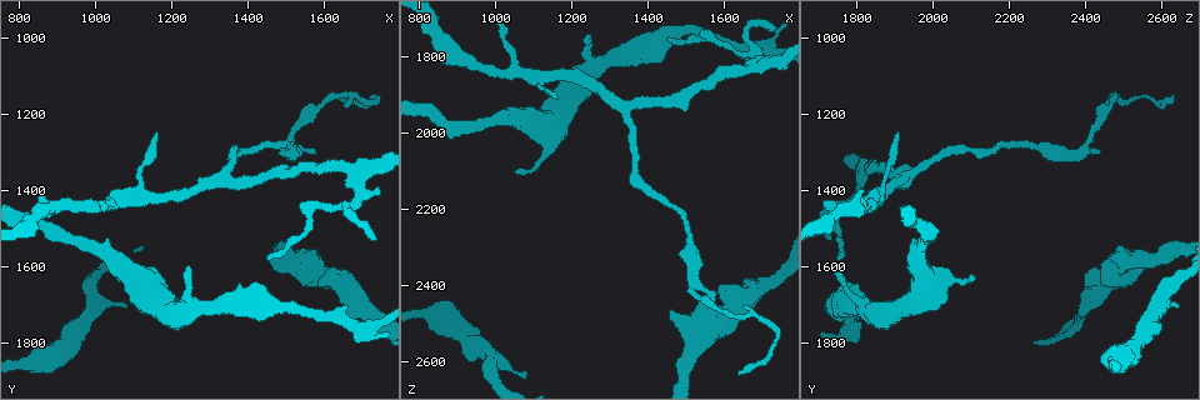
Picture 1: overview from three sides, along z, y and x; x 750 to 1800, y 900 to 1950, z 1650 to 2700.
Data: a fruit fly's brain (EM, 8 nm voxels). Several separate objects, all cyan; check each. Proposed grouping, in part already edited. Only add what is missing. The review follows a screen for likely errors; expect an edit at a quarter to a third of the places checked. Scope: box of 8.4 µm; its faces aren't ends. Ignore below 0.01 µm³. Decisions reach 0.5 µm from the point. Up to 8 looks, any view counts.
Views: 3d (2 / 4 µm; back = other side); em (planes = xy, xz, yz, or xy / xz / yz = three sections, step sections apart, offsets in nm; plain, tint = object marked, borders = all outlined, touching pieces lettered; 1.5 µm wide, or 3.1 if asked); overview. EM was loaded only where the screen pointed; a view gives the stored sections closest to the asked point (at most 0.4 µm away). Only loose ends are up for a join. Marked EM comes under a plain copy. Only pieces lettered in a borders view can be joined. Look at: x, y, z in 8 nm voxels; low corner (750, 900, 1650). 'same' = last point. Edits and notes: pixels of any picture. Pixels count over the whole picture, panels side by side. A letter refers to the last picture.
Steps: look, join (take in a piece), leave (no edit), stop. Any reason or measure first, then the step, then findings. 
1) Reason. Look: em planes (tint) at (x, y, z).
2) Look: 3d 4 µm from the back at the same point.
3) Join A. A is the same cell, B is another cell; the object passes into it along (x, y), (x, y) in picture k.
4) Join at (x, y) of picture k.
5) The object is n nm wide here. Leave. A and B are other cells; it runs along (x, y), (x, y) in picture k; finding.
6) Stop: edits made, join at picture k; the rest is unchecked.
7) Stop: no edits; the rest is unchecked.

Branch stops here. Look: 3d 4 µm at (1725, 1530, 1720).

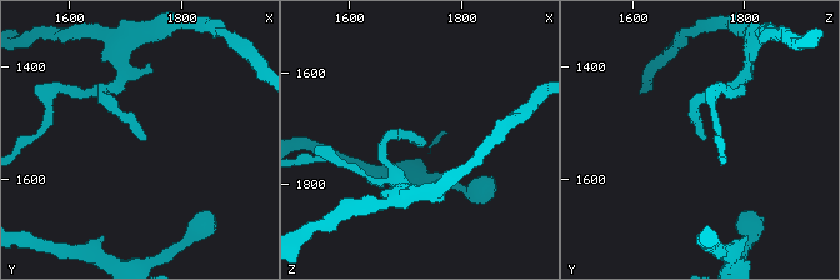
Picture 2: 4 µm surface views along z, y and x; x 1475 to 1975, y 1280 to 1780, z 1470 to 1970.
Now the EM. Look: em yz step 4 (tint) at (1735, 1530, 1725).

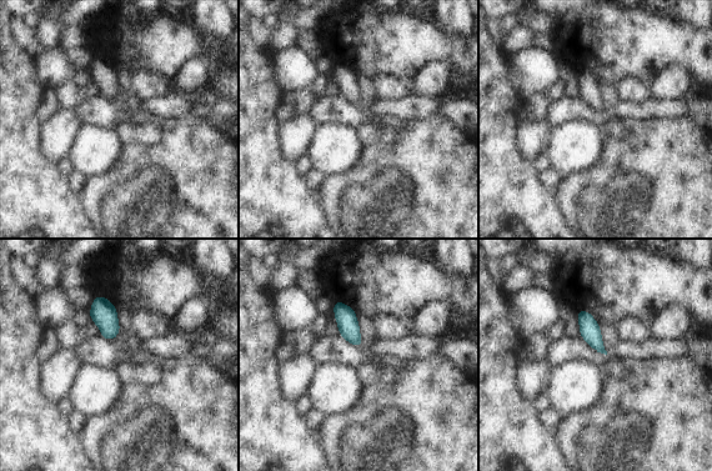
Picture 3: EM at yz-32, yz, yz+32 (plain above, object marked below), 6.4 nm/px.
Look: em planes (borders) at the same point.

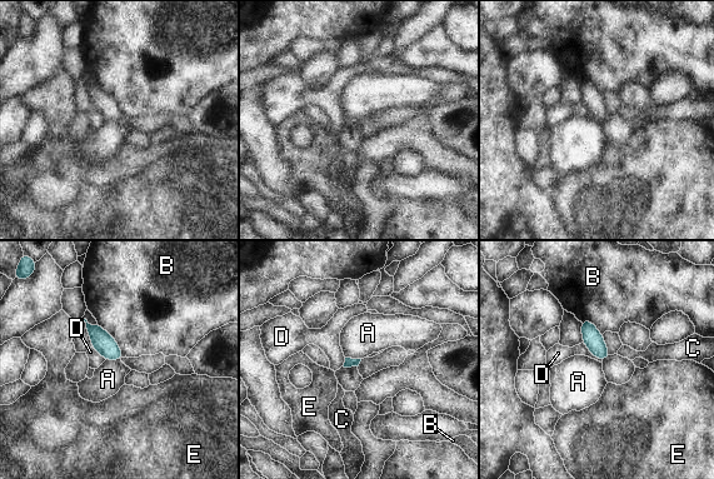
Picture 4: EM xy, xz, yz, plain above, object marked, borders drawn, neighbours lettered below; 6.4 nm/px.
The longest contact is with B, 280 nm. Leave. A, B, C, D and E are other cells; a border runs along (105, 359), (120, 360) in picture 4; none of them fits.

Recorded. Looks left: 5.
Branch stops here. Look: 3d 2 µm at (1250, 1605, 1745).

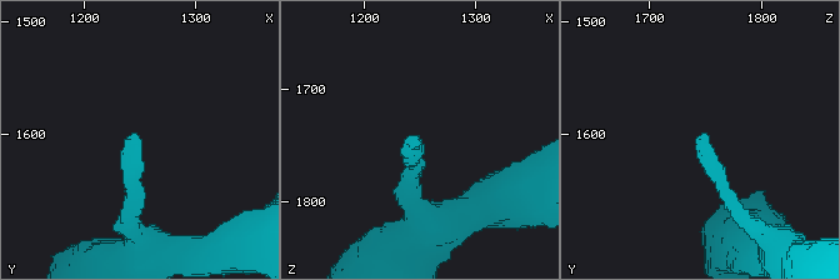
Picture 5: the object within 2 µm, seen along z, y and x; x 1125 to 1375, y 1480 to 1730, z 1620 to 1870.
Shape alone is not enough. Look: em planes (borders) at (1244, 1598, 1748).

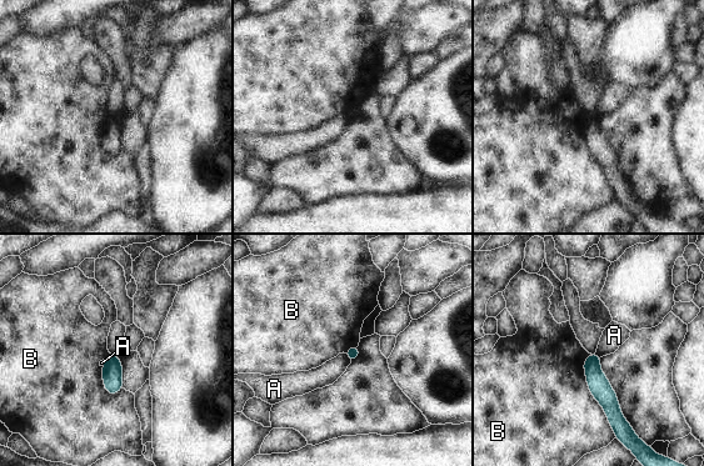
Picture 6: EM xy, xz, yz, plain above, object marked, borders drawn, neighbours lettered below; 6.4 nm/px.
Leave. A and B are other cells; a border runs along (589, 354), (587, 386), (615, 437) in picture 6; no lettered piece goes on from it.

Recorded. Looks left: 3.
Thick end. Look: em planes (tint) at (1455, 1585, 2475).

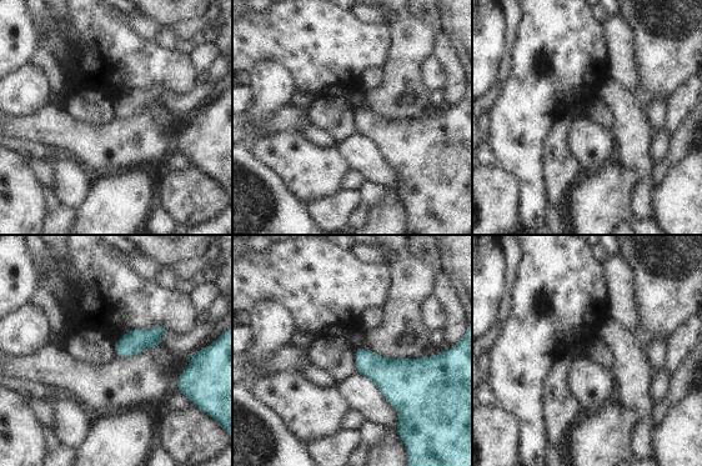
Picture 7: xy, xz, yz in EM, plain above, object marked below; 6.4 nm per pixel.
See the neighbours. Look: em planes (borders) at the same point.

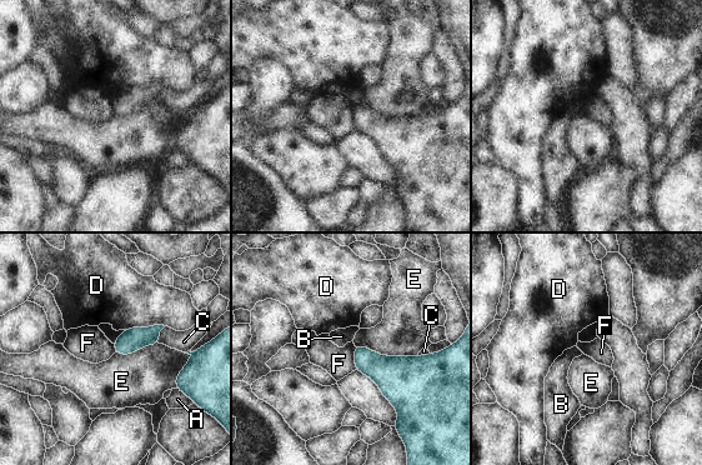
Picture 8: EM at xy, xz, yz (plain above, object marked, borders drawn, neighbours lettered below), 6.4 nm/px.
Leave. A, B, C, D, E and F are other cells; a border runs along (354, 346), (354, 364), (356, 369) in picture 8; no lettered piece goes on from it.

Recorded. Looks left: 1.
Stop: no edits; the rest is unchecked.

